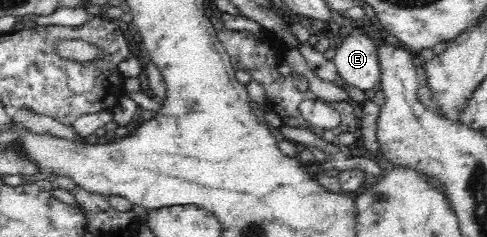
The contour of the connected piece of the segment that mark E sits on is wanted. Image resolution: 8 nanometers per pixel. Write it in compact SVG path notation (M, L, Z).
M360 29L345 37L332 61L342 81L356 89L370 94L380 83L379 49Z

